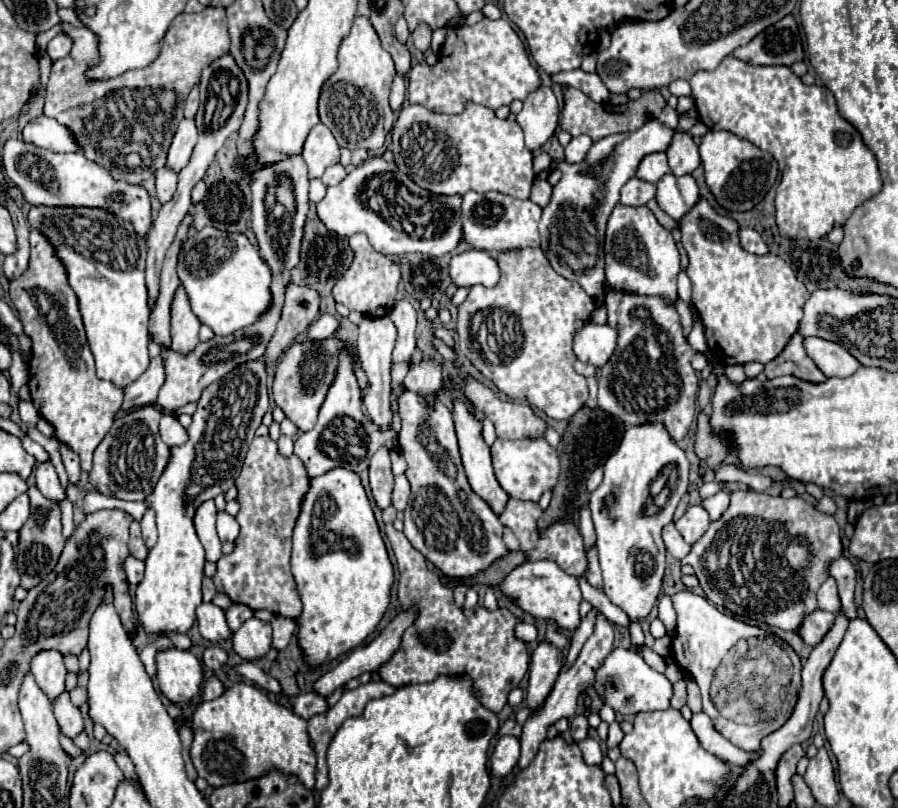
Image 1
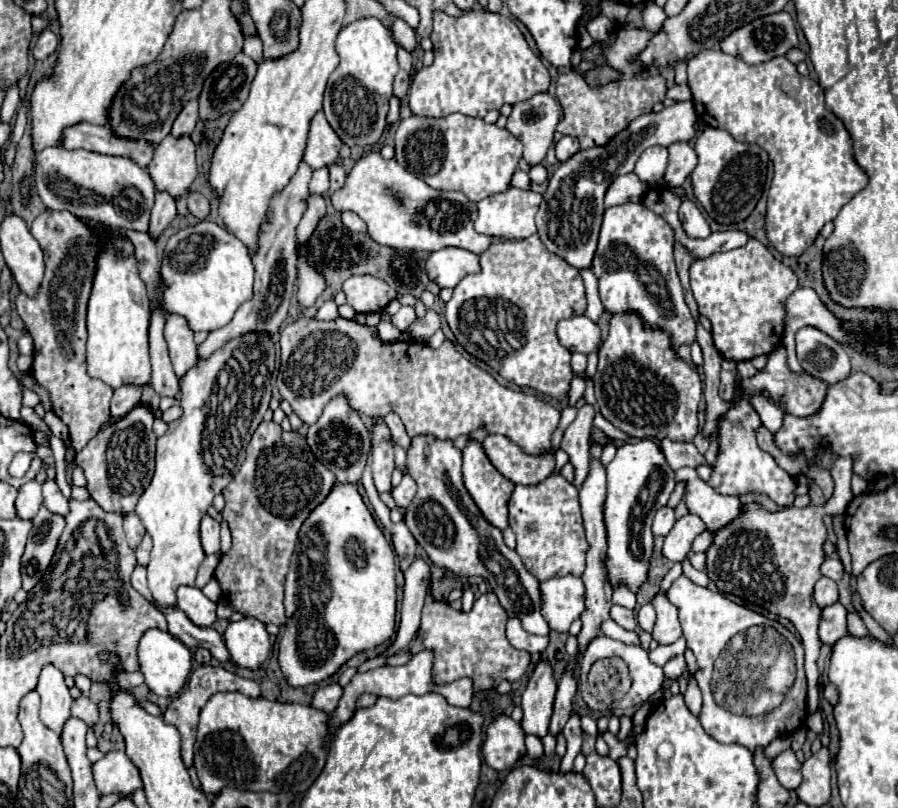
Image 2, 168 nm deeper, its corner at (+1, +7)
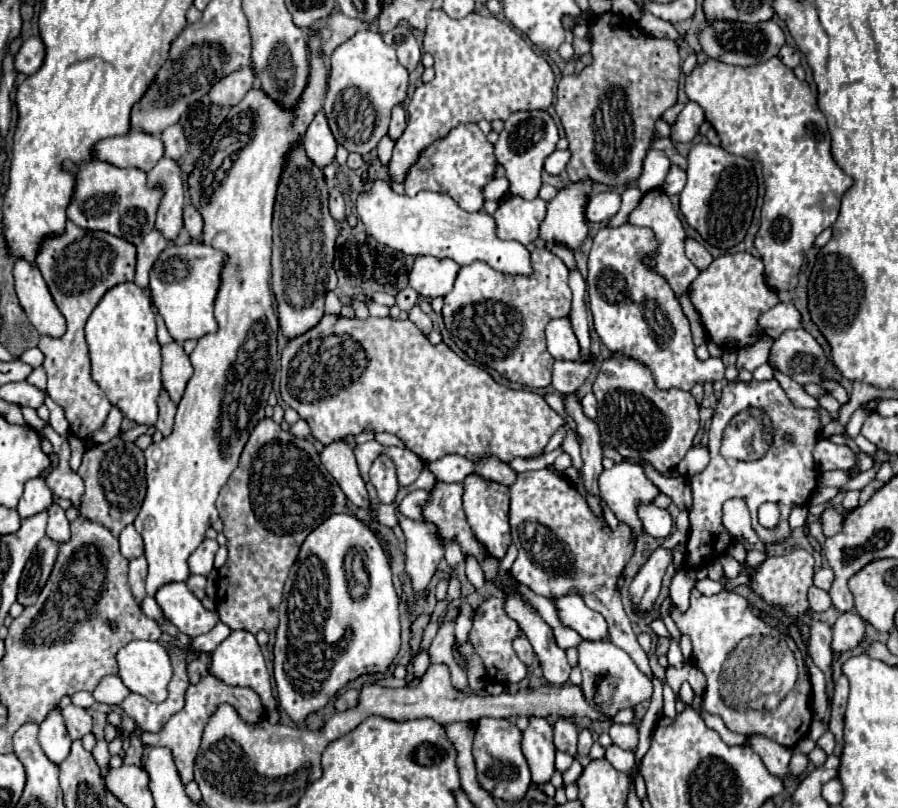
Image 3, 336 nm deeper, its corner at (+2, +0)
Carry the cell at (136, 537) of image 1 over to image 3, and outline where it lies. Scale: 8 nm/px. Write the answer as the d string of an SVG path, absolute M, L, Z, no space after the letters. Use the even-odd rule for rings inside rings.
M128 525L120 533L120 551L126 559L136 559L144 555L144 541L142 541L142 535L134 529L134 525Z

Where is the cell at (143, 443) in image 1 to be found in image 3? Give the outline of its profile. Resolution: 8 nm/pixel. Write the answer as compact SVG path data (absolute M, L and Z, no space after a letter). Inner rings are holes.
M118 435L108 443L86 449L78 475L84 479L84 487L86 487L82 495L80 515L102 523L106 529L112 531L114 537L118 537L120 531L136 519L146 495L144 451L138 449L134 441L124 441Z

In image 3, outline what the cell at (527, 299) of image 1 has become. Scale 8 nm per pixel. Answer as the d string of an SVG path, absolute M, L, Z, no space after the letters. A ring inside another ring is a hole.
M546 247L532 249L532 275L504 275L494 271L486 263L472 263L460 269L454 289L444 297L444 325L454 335L454 343L476 363L496 369L502 377L512 383L520 383L532 389L546 389L552 383L552 365L554 359L548 355L544 329L548 321L558 317L568 317L572 291L568 287L568 267L560 257L556 257Z

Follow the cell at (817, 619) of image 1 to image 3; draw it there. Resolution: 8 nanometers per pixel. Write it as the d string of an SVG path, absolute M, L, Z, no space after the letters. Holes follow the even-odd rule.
M854 611L838 615L832 627L832 651L842 653L854 649L864 637L864 621Z

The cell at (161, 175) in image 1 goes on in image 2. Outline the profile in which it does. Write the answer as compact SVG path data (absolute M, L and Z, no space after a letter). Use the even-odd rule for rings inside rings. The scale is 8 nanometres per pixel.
M157 192L155 206L151 210L151 224L147 230L147 234L151 236L153 242L157 242L157 238L165 232L165 228L173 222L175 214L177 214L177 210L175 210L173 200L169 200L169 196L165 196L165 192Z

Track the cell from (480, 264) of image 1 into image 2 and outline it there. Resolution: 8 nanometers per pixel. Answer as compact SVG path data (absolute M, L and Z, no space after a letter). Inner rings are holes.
M443 248L431 252L425 262L425 272L439 288L455 288L469 272L477 272L479 256L461 248Z

